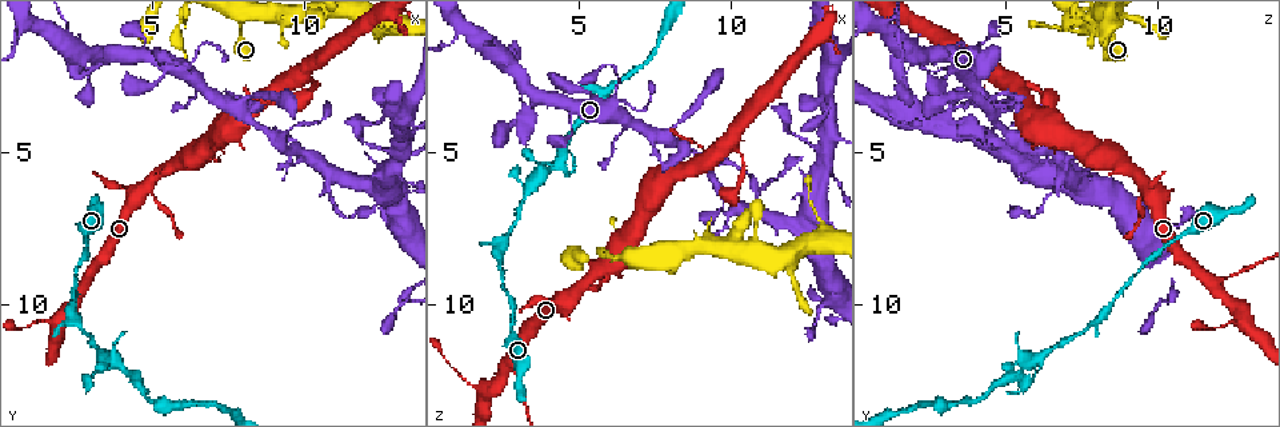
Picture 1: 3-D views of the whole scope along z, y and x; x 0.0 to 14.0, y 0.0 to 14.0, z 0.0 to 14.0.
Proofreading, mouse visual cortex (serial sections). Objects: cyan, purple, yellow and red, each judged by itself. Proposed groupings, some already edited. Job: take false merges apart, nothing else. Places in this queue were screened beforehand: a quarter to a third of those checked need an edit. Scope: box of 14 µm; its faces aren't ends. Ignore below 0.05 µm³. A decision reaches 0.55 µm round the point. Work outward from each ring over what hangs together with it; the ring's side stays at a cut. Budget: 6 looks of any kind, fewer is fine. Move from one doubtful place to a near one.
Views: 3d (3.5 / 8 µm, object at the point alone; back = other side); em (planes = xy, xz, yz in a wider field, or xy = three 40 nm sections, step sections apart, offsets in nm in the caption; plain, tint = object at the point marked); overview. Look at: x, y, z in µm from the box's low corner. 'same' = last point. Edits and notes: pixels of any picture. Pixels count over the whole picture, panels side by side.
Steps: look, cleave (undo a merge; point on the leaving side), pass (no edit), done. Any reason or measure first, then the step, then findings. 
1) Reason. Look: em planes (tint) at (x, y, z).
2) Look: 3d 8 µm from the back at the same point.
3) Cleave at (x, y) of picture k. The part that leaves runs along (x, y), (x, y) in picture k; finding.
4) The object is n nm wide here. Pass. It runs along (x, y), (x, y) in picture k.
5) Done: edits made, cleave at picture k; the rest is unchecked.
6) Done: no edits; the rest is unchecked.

Abrupt turn. Look: 3d 3.5 µm at (9.1, 4.6, 5.3).

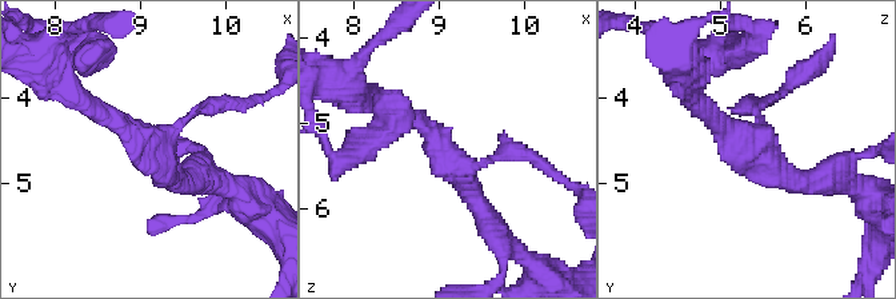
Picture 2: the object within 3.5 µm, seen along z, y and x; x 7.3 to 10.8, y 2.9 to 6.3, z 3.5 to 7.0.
3 arms meet here; the arms are 150, 200, 300 nm wide. Look: em xy step 3 (tint) at (9.10, 4.60, 5.40).

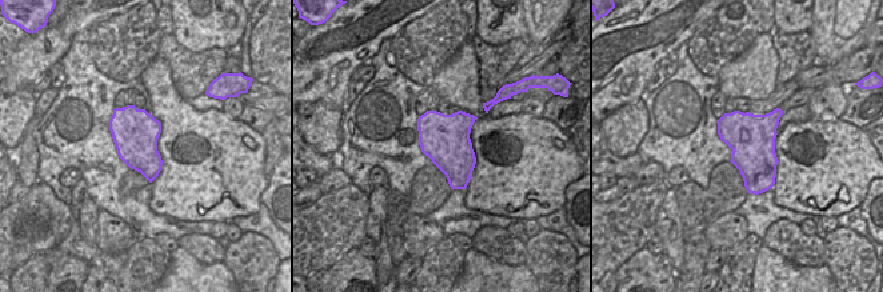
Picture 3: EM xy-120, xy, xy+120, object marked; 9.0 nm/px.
The object is 440 nm wide here. Pass. It runs along (390, 104), (435, 135), (488, 220) in picture 2; one cell here.

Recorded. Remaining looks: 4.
Look: 3d 3.5 µm at (10.8, 6.3, 6.5).

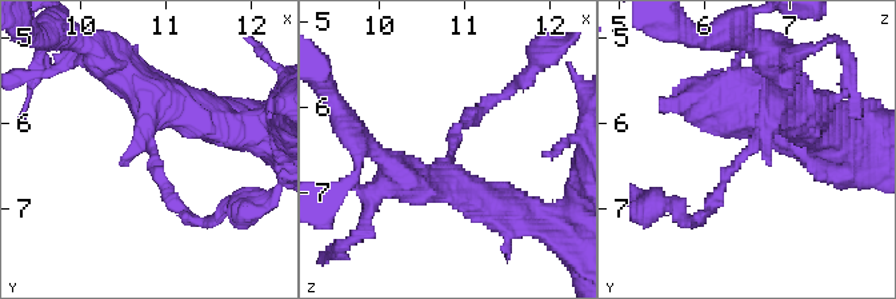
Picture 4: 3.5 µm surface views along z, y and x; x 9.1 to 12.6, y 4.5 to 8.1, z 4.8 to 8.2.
Look: em xy step 3 (tint) at (10.90, 6.40, 6.45).

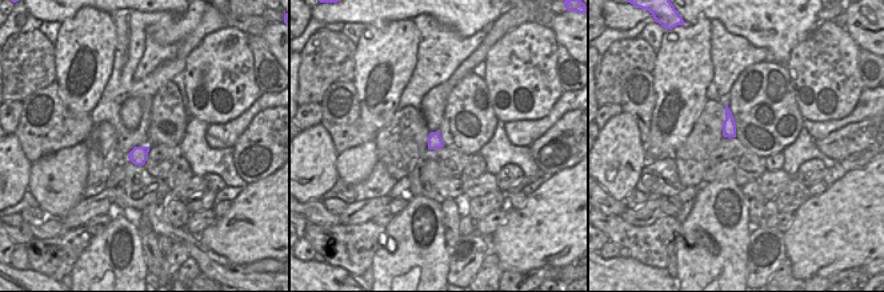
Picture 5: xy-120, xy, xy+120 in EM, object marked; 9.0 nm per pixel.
Look: em xy step 2 (tint) at the same point.

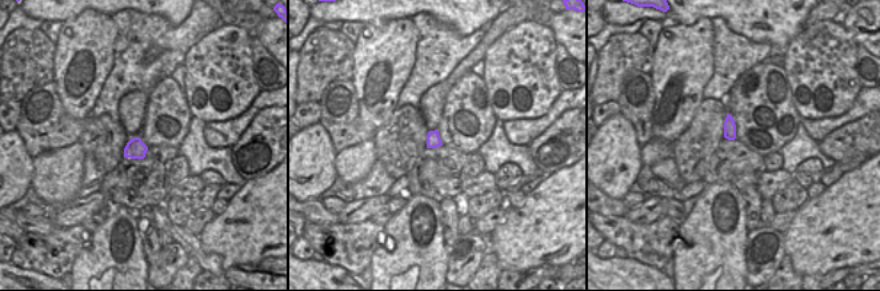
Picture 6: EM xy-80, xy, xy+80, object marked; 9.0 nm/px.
Pass. It runs along (780, 80), (756, 146), (699, 219) in picture 4; all the same cell.

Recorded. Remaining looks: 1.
Done: no edits; the rest is unchecked.

